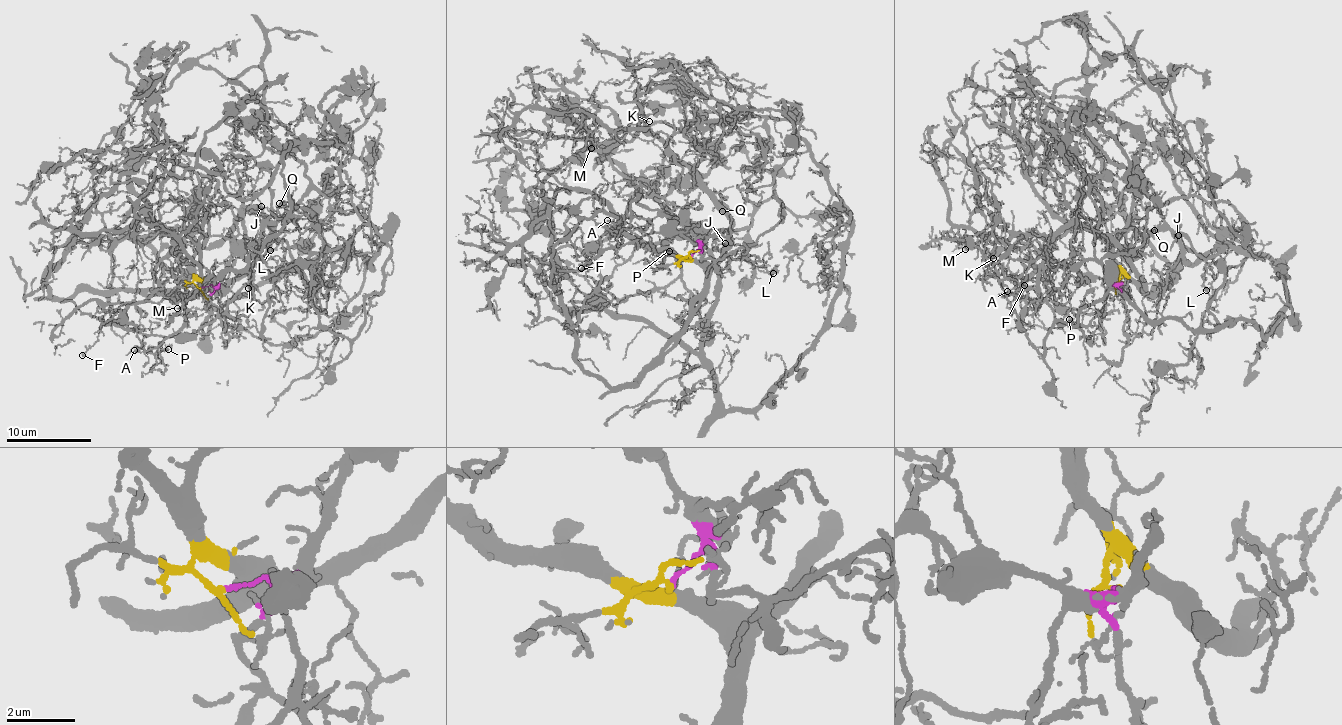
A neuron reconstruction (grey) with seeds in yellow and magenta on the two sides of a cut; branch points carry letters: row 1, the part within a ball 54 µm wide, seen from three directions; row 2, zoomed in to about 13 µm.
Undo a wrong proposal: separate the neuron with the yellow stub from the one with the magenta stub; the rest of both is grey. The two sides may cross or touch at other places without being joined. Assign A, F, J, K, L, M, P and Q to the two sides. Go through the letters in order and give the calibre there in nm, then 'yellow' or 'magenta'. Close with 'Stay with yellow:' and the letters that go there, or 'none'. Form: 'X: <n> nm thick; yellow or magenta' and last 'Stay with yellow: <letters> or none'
A: 70 nm thick; magenta
F: 100 nm thick; magenta
J: 110 nm thick; magenta
K: 120 nm thick; yellow
L: 180 nm thick; magenta
M: 110 nm thick; yellow
P: 110 nm thick; magenta
Q: 60 nm thick; yellow
Stay with yellow: K, M, Q

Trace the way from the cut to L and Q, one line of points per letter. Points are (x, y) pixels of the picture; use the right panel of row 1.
L: (1123, 282), (1149, 235), (1168, 230), (1178, 232), (1205, 261), (1204, 279), (1209, 287), (1206, 290)
Q: (1123, 282), (1123, 275), (1147, 292), (1129, 254), (1112, 234), (1132, 228), (1152, 235), (1153, 230)

